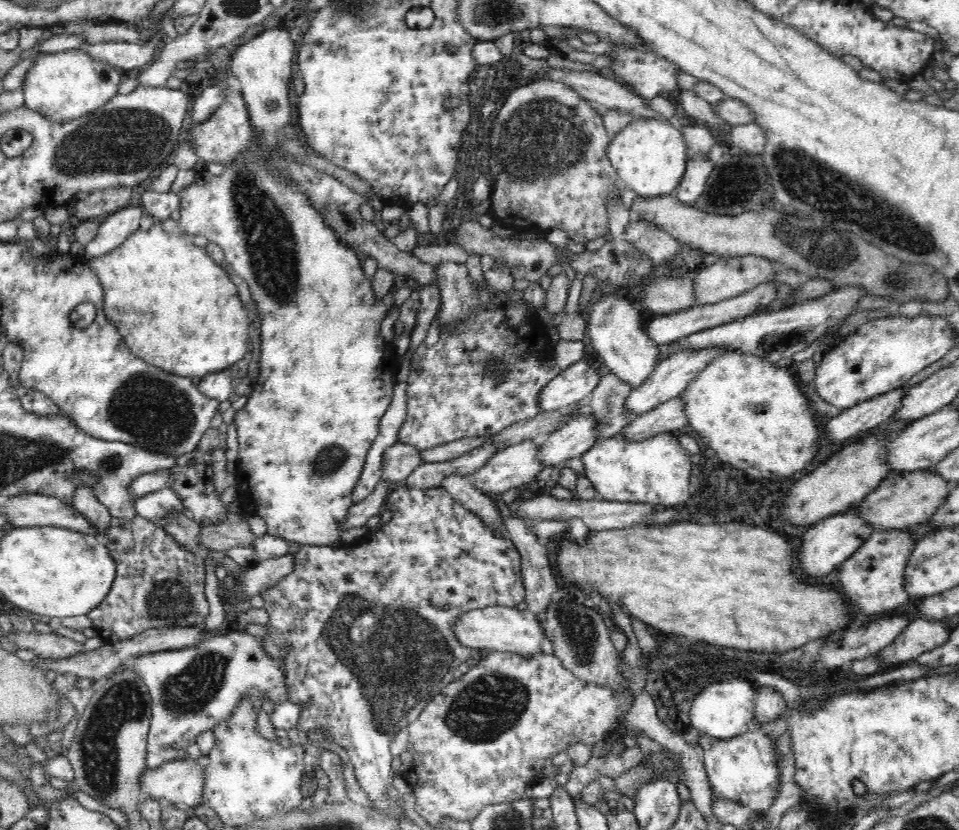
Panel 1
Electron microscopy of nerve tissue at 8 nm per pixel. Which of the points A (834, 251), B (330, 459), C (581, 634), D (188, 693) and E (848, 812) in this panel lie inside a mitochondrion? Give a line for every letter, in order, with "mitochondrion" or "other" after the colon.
A: mitochondrion
B: mitochondrion
C: mitochondrion
D: mitochondrion
E: other

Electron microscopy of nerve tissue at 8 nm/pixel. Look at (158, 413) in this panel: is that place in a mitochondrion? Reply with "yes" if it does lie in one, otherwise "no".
yes

